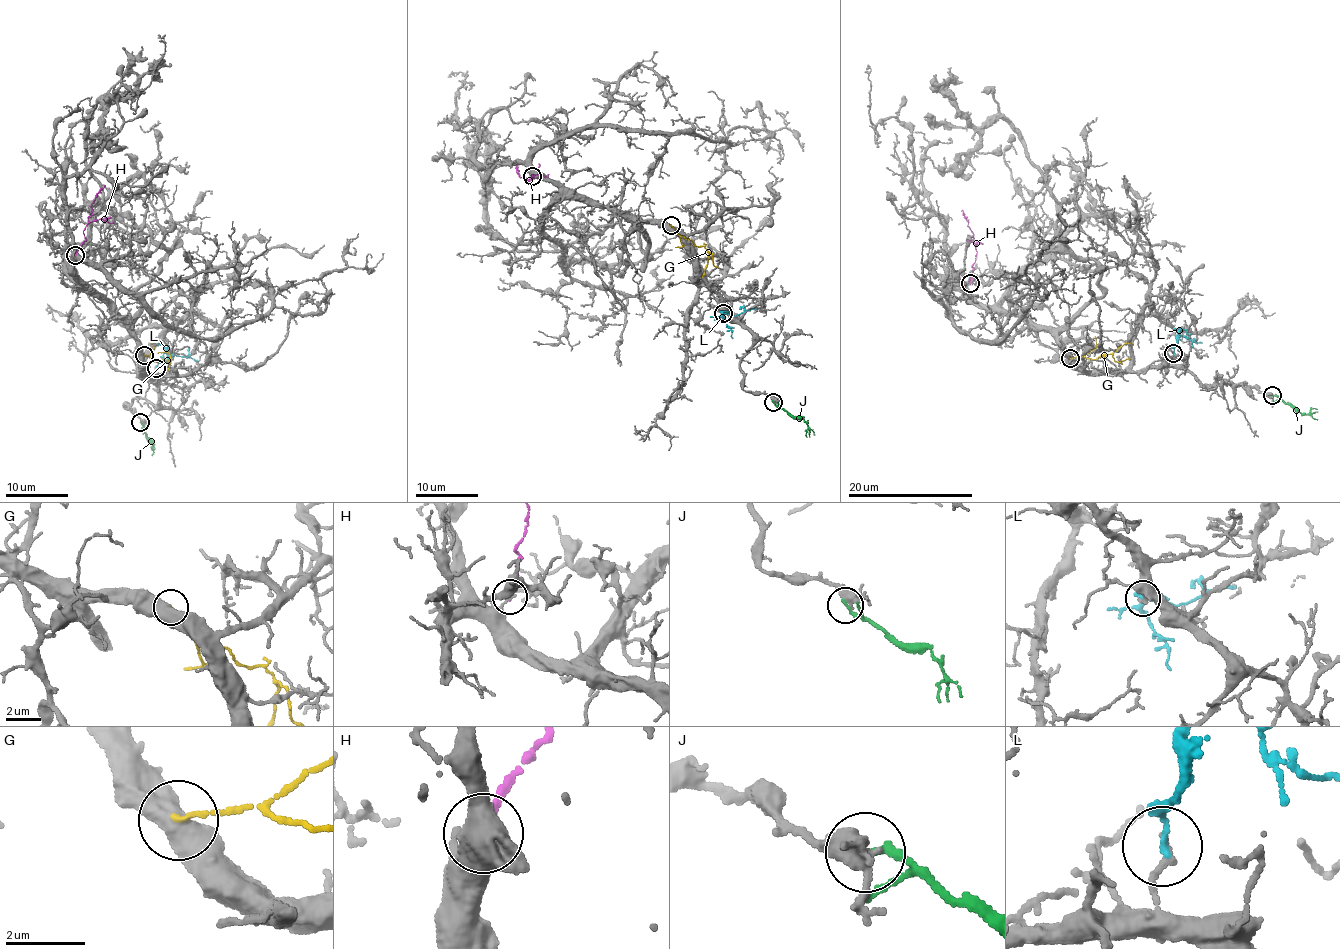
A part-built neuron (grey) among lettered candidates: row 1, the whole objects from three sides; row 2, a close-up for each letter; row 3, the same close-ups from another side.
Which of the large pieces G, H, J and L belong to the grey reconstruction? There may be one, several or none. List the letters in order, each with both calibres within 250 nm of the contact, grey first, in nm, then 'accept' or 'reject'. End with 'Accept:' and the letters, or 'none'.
G: calibres 500 and 100 nm; reject
H: calibres 150 and 190 nm; reject
J: calibres 360 and 200 nm; reject
L: calibres 180 and 150 nm; reject
Accept: none

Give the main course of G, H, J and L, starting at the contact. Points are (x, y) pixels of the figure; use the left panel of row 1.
G: (144, 356), (149, 356), (154, 362), (169, 362), (168, 353), (158, 353)
H: (75, 254), (85, 239), (83, 229), (95, 195), (105, 185)
J: (140, 423), (150, 443)
L: (157, 368), (167, 359), (166, 348), (160, 361)

